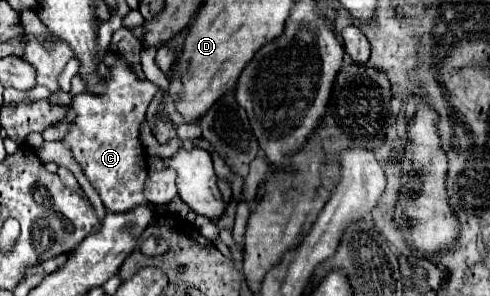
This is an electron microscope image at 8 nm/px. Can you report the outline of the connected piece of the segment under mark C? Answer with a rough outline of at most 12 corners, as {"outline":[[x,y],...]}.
{"outline":[[121,56],[63,142],[107,212],[147,202],[139,126],[159,88]]}

